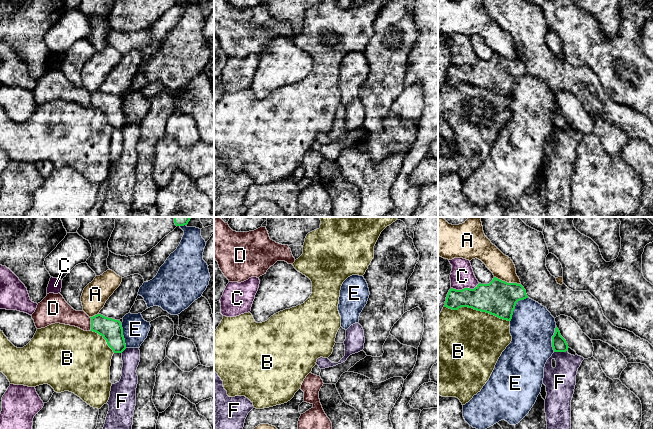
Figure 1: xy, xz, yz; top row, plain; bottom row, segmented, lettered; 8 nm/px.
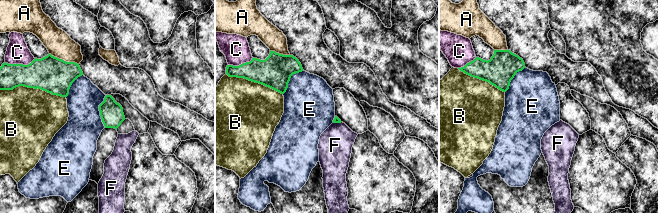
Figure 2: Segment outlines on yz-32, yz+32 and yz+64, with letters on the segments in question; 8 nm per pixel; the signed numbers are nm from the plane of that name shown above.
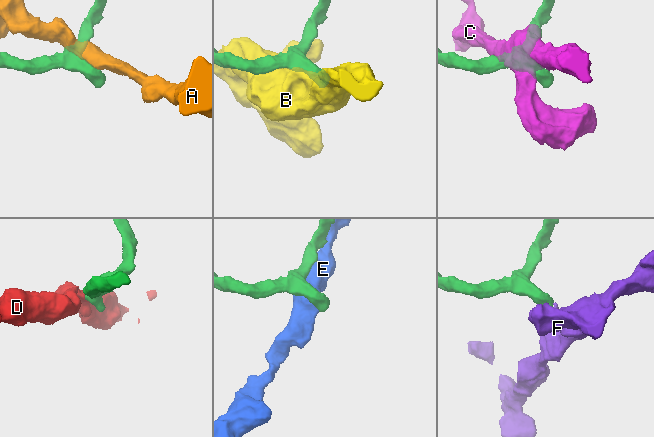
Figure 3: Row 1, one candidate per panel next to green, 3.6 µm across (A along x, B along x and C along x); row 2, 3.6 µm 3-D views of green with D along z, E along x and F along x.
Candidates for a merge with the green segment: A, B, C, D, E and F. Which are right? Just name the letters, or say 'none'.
none

